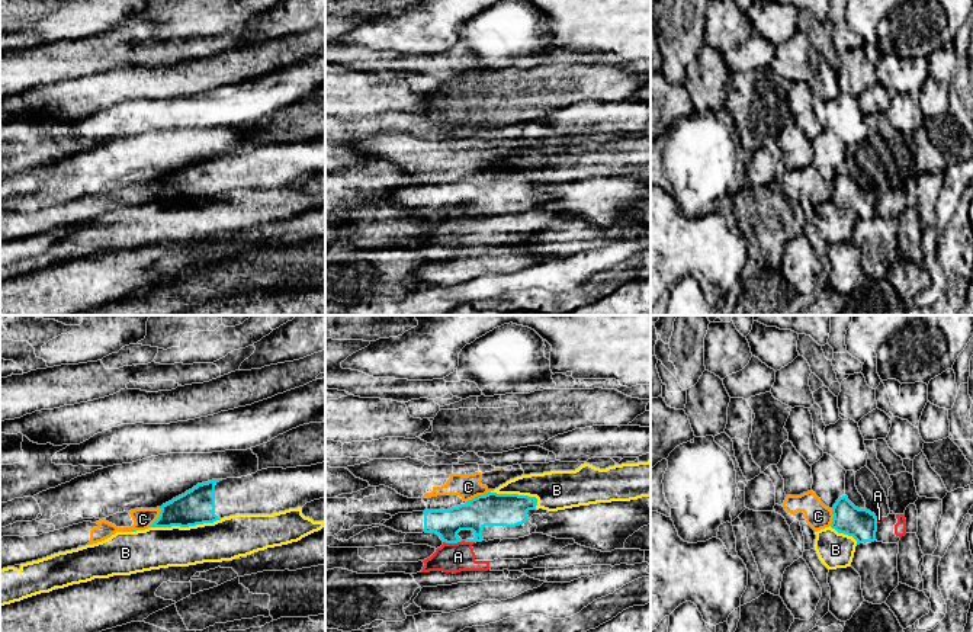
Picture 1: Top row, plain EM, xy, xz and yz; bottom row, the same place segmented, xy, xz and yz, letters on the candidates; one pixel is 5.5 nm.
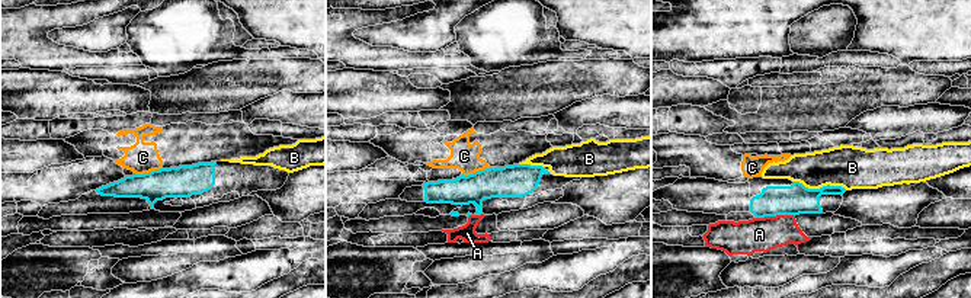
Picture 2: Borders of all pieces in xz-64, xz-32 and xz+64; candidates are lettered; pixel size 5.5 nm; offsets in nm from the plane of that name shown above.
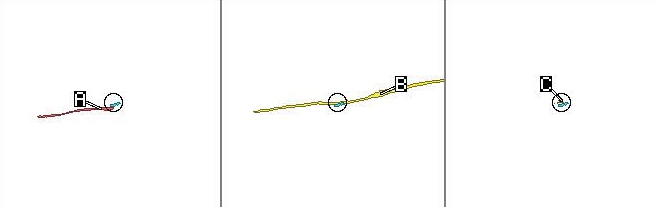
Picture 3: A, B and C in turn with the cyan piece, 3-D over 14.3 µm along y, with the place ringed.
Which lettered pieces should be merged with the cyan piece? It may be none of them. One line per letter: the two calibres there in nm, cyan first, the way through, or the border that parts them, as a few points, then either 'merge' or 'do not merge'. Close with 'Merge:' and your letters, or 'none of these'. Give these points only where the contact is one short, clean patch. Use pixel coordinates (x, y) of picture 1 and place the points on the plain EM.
A: calibres 180 and 160 nm; border xz (443, 215), (475, 217); do not merge
B: calibres 200 and 240 nm; do not merge
C: calibres 190 and 140 nm; border xz (490, 166), (466, 176); do not merge
Merge: none of these

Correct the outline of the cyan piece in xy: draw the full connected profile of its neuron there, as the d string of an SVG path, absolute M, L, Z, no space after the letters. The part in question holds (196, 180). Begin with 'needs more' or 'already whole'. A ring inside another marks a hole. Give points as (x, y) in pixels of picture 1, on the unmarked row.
needs more; M325 137L267 142L241 153L198 158L163 179L150 202L189 202L235 189L273 189L325 173Z

